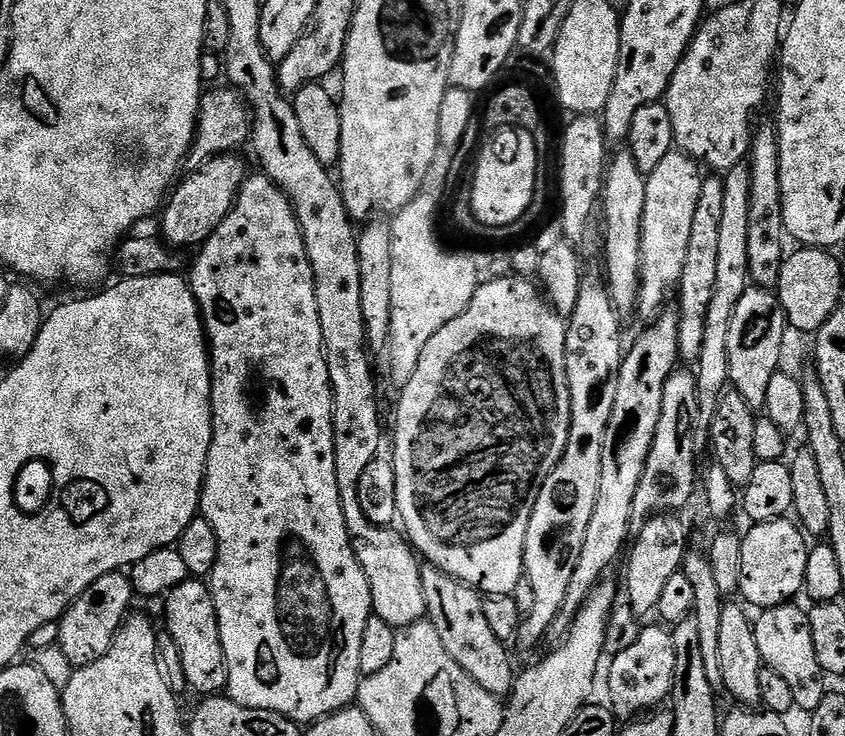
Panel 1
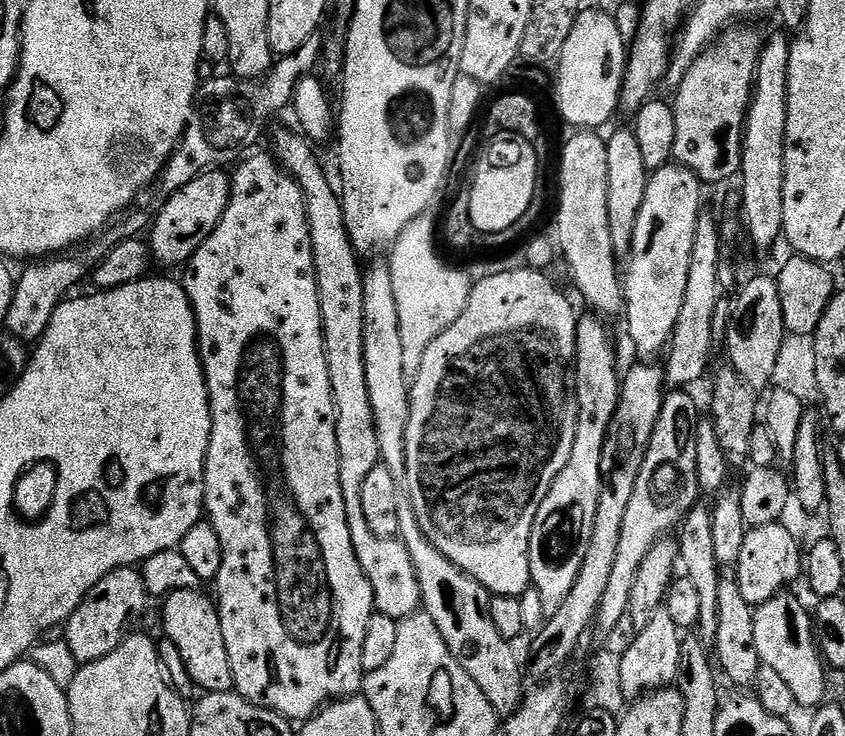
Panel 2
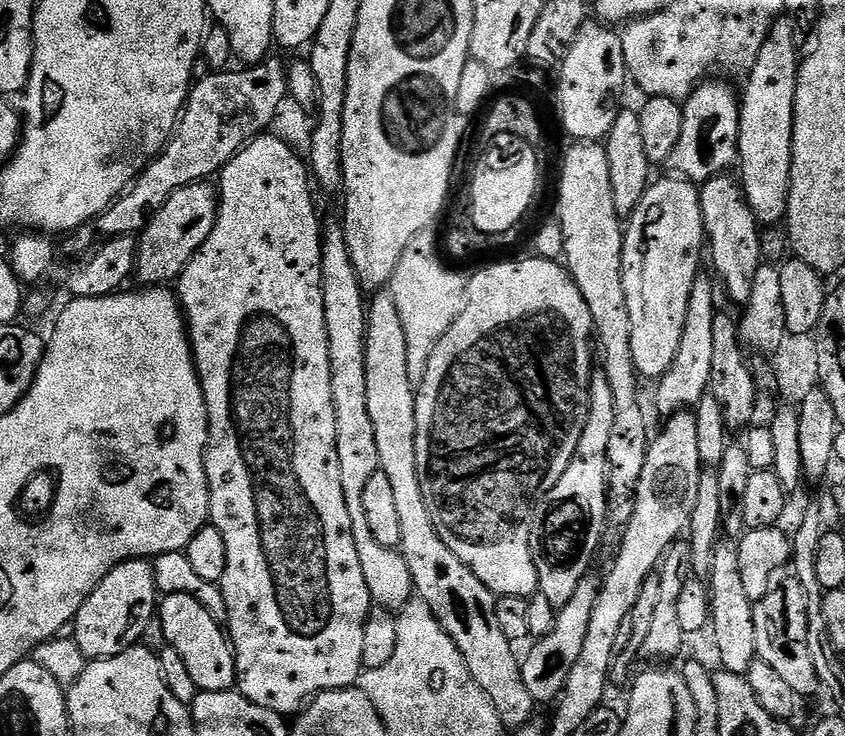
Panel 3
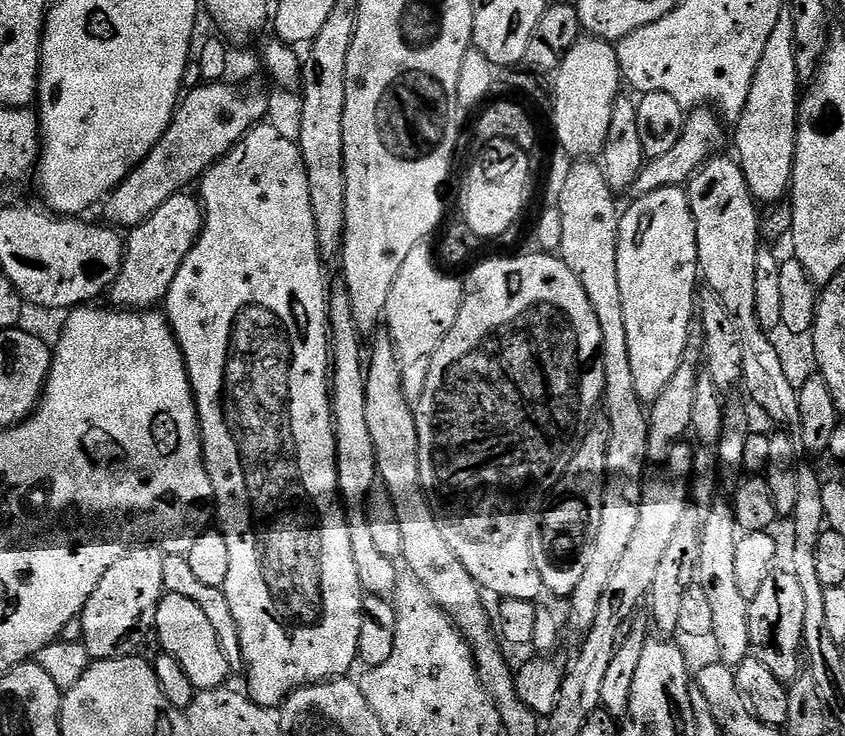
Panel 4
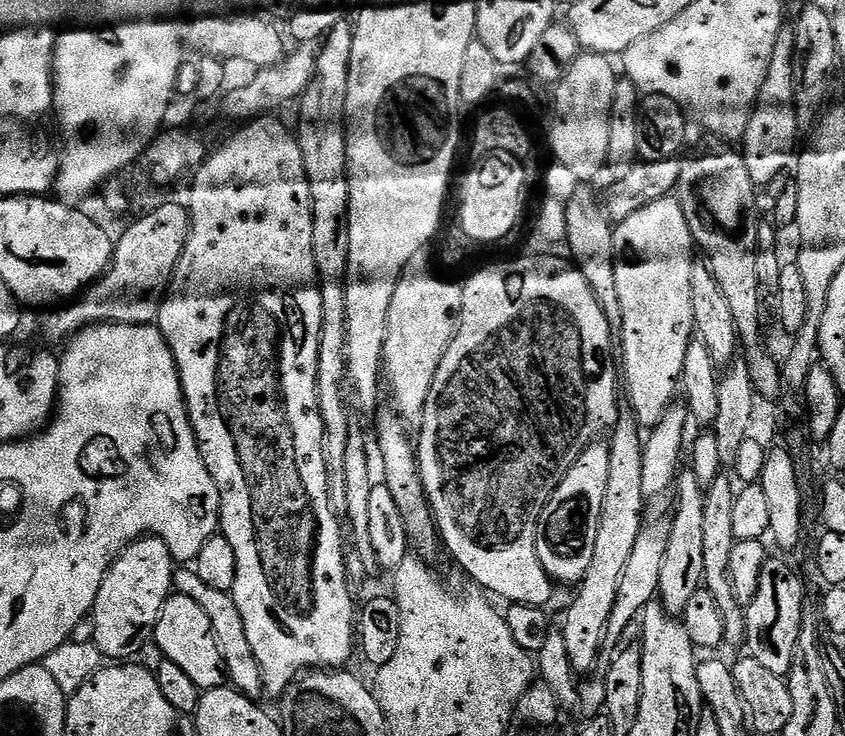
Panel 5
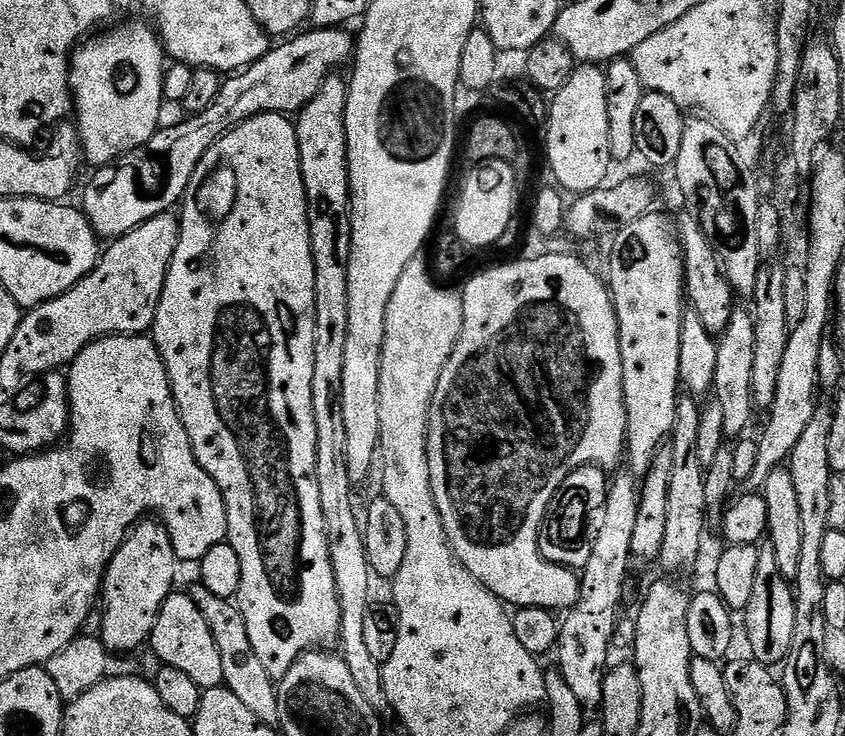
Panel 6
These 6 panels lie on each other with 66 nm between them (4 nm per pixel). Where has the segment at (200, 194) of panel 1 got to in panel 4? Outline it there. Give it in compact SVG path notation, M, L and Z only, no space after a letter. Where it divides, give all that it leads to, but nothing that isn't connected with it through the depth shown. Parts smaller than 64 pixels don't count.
M177 194L172 196L146 222L127 233L124 245L124 261L117 280L110 289L111 307L116 310L152 310L168 296L182 262L200 237L204 228L204 210L201 201L195 195Z

